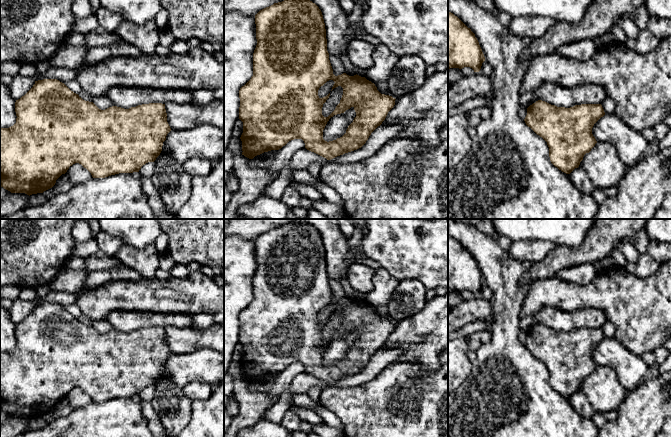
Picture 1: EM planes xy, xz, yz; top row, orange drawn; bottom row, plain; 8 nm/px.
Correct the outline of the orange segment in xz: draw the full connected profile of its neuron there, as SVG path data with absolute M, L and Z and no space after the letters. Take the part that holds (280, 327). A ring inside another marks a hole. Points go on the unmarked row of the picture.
M290 222L288 224L284 224L282 226L274 227L273 229L266 231L260 234L255 239L255 248L256 248L256 263L257 269L253 277L253 300L251 303L240 312L239 314L239 322L240 322L240 331L239 331L239 343L243 346L243 357L240 361L242 365L242 379L249 383L253 383L255 380L260 379L264 376L268 376L271 374L279 374L283 370L285 370L289 365L294 363L302 363L305 367L305 372L311 376L314 376L327 384L331 384L337 380L343 379L345 377L357 374L361 372L366 365L368 364L371 357L382 348L385 344L388 336L394 331L395 329L395 322L389 319L381 318L374 307L367 304L365 301L361 301L359 299L349 300L346 297L341 299L335 300L333 298L333 293L329 284L329 277L327 275L327 263L326 263L326 253L325 247L323 243L323 239L319 231L310 224L307 223L299 223L299 222ZM333 304L335 307L332 311L332 314L338 310L343 312L343 319L340 324L340 327L336 330L335 334L328 340L324 341L322 339L322 331L326 324L329 322L330 317L320 322L318 320L318 314L321 310L323 310L327 305ZM351 331L354 332L356 336L356 341L354 342L353 346L348 350L346 357L336 364L333 365L325 365L323 363L323 354L331 341L337 338L344 337L346 334L350 333Z

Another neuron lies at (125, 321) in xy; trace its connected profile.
M116 310L108 313L105 320L111 324L113 330L129 333L149 327L190 327L193 318L194 314Z

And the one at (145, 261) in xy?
M123 244L114 255L122 264L138 272L144 279L155 278L159 268L159 253L154 244L144 249L136 249L130 245Z

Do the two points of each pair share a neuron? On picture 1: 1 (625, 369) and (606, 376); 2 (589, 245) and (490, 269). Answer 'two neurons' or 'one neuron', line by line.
1: two neurons
2: two neurons

